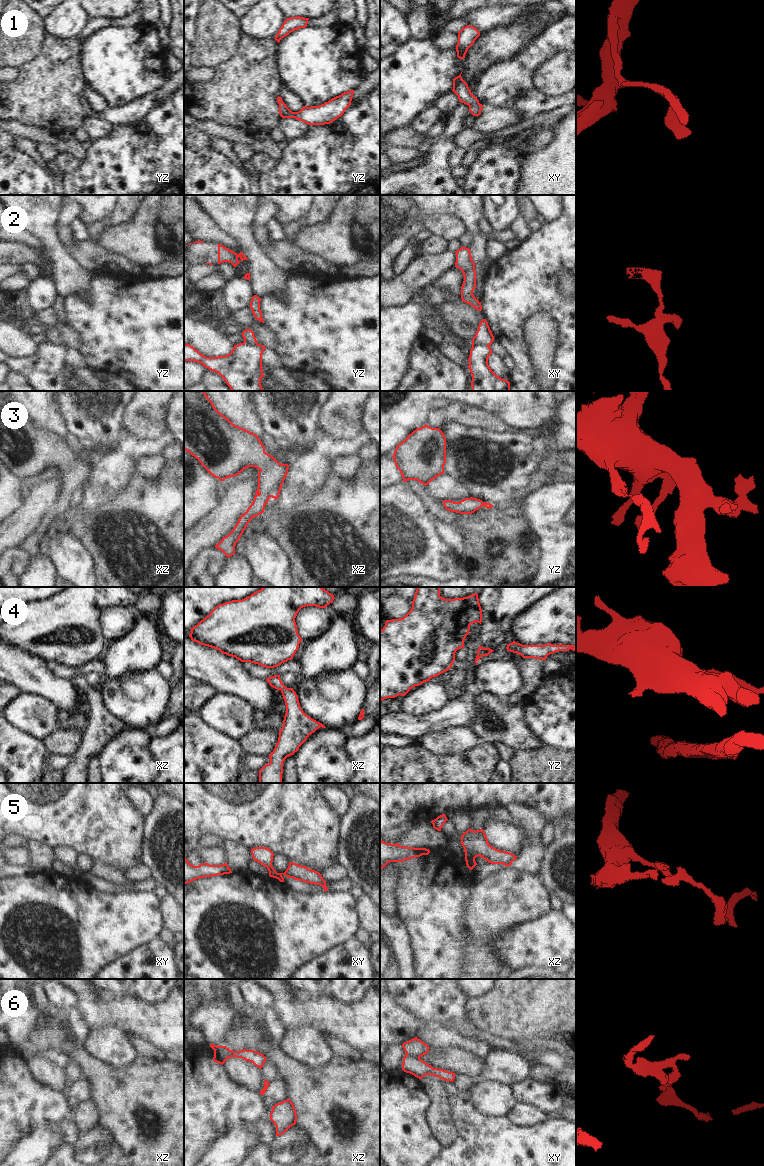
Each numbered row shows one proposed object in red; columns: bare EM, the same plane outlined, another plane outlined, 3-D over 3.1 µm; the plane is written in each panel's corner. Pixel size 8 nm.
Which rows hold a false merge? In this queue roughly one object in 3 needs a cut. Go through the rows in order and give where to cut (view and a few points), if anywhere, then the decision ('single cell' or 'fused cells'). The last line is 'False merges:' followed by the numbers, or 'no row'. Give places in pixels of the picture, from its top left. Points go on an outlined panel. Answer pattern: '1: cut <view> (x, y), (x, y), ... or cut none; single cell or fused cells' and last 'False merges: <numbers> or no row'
1: cut none; single cell
2: cut xy (472, 344), (488, 345); fused cells
3: cut none; single cell
4: cut none; single cell
5: cut xz (465, 855), (470, 855), (474, 858); fused cells
6: cut none; single cell
False merges: 2, 5

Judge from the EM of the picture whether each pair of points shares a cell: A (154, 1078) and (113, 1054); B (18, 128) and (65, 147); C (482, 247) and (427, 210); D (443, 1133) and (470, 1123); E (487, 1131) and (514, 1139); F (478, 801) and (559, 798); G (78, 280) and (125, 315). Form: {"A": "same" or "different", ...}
{"A": "different", "B": "same", "C": "same", "D": "different", "E": "same", "F": "same", "G": "different"}

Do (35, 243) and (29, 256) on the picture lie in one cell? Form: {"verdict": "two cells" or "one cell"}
{"verdict": "two cells"}

